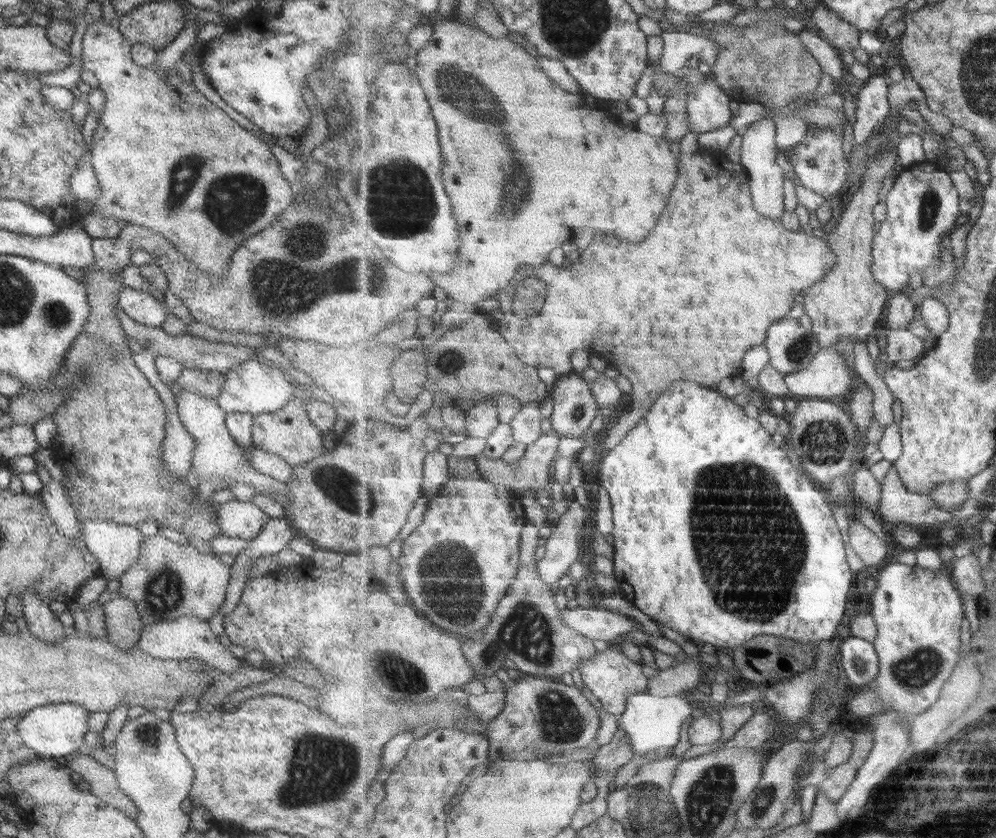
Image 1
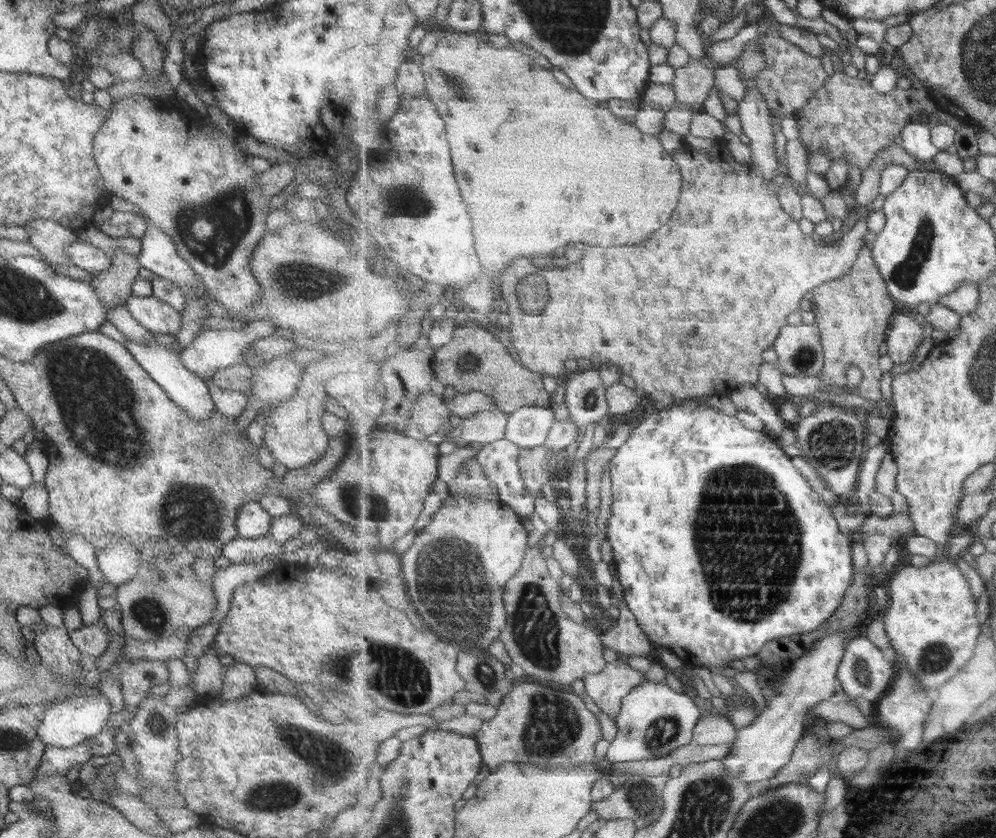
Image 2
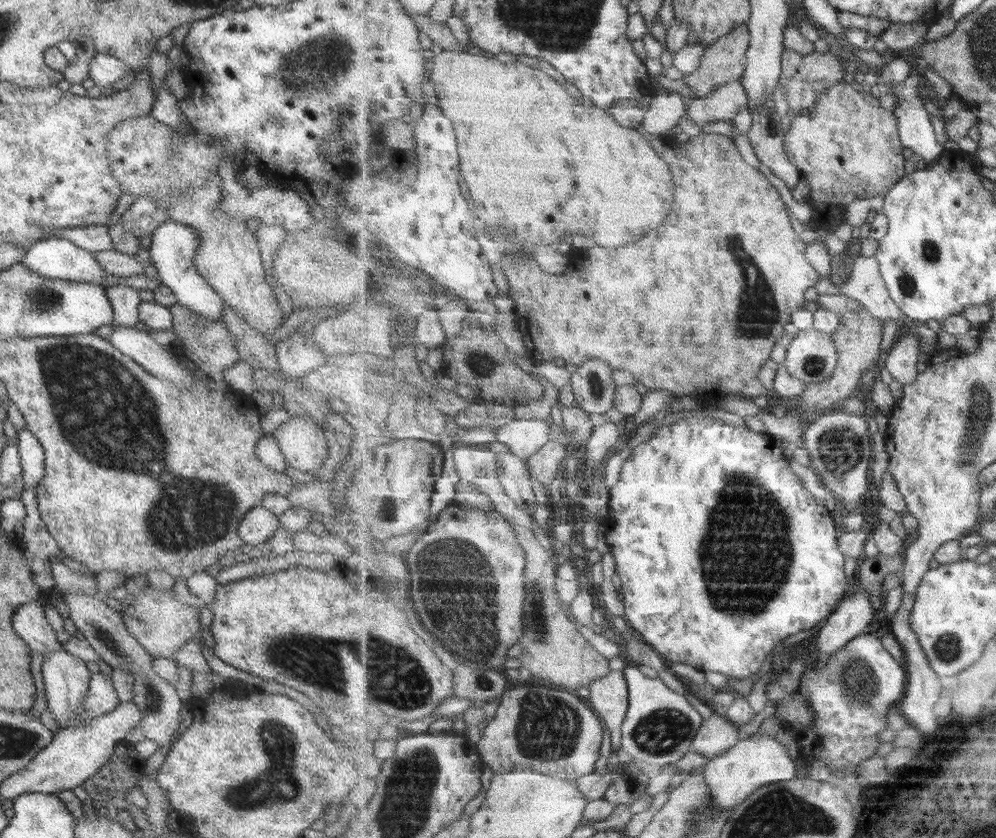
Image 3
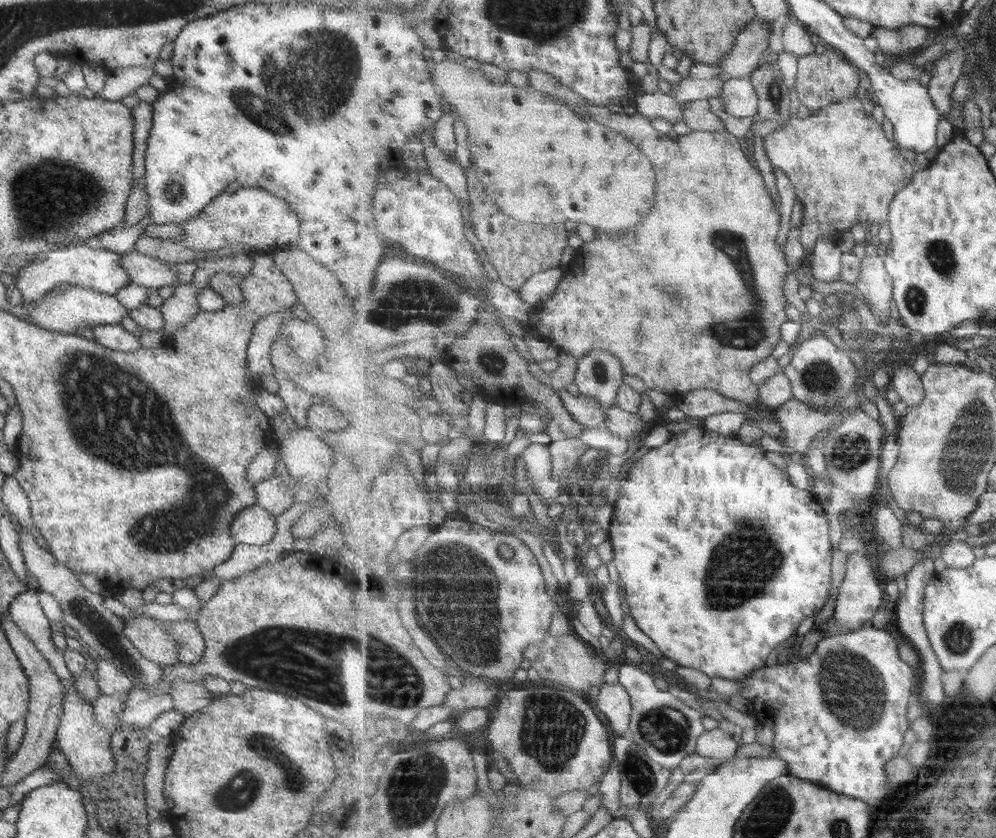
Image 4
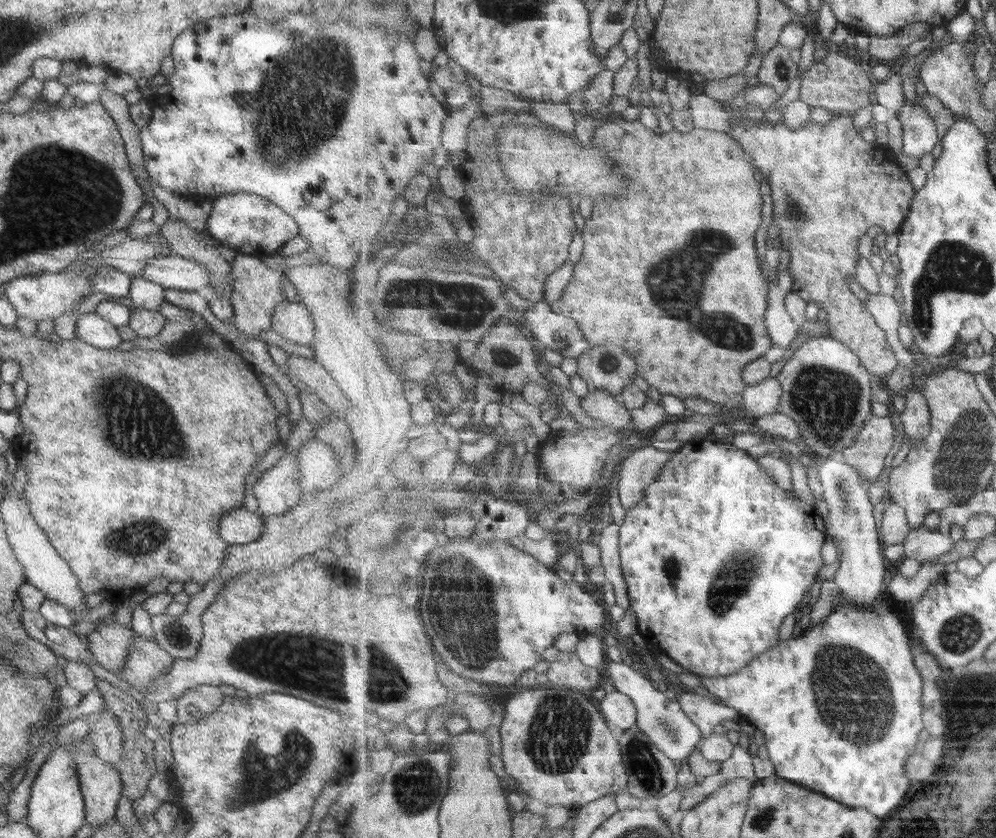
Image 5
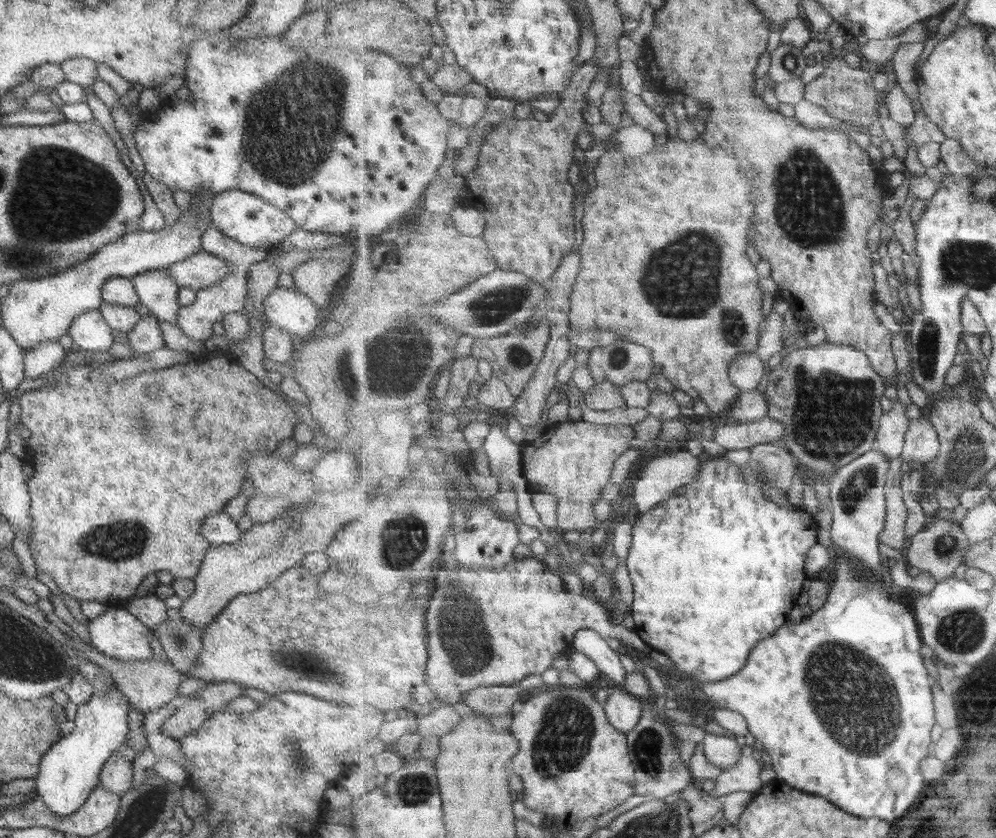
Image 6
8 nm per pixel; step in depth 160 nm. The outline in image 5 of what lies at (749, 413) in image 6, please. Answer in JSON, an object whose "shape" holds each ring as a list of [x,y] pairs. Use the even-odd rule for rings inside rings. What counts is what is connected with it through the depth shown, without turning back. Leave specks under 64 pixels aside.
{"shape":[[[769,377],[755,386],[748,386],[744,390],[743,408],[752,412],[757,418],[766,414],[773,414],[781,406],[783,387],[777,377]]]}

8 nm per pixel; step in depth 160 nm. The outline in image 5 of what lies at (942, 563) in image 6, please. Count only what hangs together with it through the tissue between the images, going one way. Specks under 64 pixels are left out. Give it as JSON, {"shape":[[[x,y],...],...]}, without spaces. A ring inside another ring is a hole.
{"shape":[[[924,524],[913,528],[904,542],[906,557],[921,563],[931,563],[954,549],[949,535],[939,530],[930,529]]]}

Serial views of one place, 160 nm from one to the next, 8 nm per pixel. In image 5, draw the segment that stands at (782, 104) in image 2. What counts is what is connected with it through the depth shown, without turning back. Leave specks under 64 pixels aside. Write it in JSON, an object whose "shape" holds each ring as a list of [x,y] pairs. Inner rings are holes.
{"shape":[[[829,47],[828,54],[819,62],[813,61],[802,74],[800,83],[800,100],[810,107],[821,107],[832,115],[857,113],[859,108],[871,104],[869,94],[874,93],[875,83],[870,72],[863,70],[859,63],[837,52],[837,48]]]}

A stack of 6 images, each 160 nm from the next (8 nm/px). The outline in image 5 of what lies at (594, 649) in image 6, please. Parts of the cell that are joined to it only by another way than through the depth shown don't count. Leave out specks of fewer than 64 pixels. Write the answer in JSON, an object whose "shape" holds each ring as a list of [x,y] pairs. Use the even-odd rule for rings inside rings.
{"shape":[[[619,661],[608,663],[608,680],[616,687],[617,691],[628,694],[636,704],[637,726],[650,736],[654,743],[673,760],[691,759],[695,746],[699,746],[704,739],[701,728],[695,724],[682,710],[678,699],[667,699],[663,691],[657,689],[657,677],[646,671],[633,670],[627,664]]]}

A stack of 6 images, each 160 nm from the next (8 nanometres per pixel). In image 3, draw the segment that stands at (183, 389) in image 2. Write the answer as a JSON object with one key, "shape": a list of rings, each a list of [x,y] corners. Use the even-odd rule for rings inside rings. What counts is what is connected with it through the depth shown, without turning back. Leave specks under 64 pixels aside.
{"shape":[[[113,326],[108,337],[115,350],[134,360],[147,372],[167,379],[180,389],[190,385],[188,370],[176,361],[175,355],[149,337],[148,332],[138,331],[135,327]]]}

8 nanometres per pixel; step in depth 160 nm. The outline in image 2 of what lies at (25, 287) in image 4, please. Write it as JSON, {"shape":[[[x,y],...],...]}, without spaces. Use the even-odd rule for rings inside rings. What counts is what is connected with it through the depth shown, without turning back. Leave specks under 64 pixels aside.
{"shape":[[[37,218],[25,223],[23,227],[28,229],[29,241],[39,251],[43,263],[71,264],[64,248],[77,241],[75,230],[60,226],[54,221]]]}

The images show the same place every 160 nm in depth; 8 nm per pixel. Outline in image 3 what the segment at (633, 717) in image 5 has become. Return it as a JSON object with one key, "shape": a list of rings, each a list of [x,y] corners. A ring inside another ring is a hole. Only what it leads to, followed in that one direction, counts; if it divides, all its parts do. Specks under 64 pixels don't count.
{"shape":[[[611,670],[607,676],[594,680],[588,688],[591,692],[589,701],[593,705],[593,709],[597,710],[597,713],[601,714],[602,720],[605,721],[611,734],[610,749],[617,755],[617,751],[622,748],[622,729],[630,705],[630,692],[624,671]]]}

